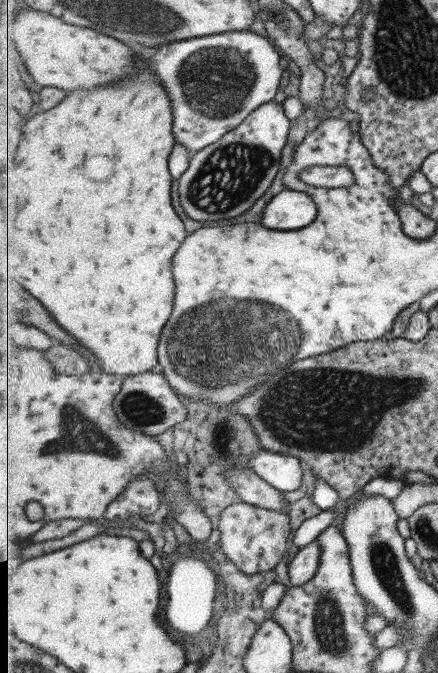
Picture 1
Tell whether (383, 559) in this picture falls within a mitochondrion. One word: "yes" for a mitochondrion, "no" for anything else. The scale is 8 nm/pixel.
yes

